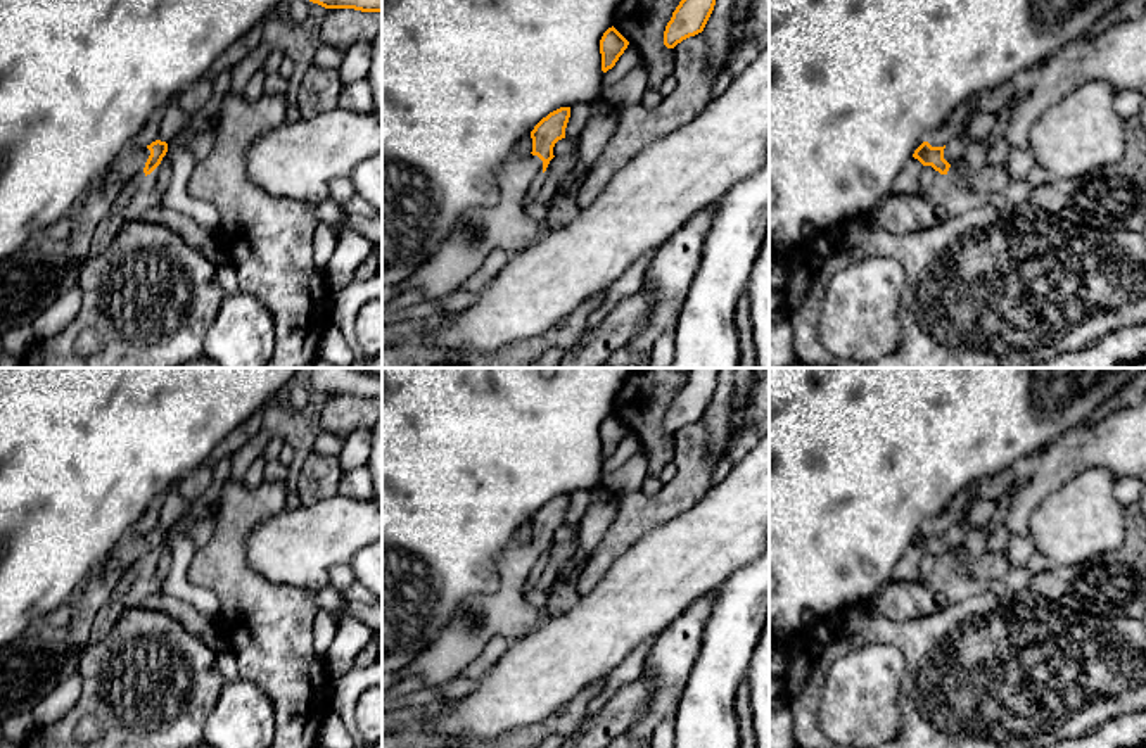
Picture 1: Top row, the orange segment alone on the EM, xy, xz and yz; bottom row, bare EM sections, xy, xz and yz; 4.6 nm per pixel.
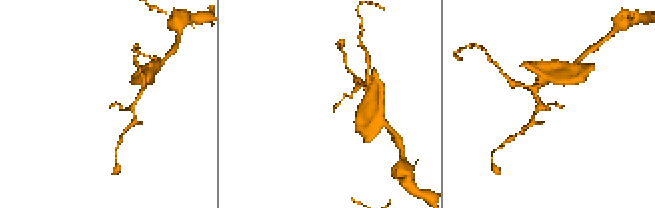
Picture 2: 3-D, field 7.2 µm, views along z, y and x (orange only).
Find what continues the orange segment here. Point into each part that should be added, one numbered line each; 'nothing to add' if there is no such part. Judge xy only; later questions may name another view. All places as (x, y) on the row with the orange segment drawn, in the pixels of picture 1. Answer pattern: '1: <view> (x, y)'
1: xy (97, 202)

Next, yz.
1: yz (958, 152)

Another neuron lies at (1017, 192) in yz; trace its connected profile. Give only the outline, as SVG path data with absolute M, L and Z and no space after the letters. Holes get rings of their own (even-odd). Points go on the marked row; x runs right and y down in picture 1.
M1009 181L1001 200L1008 206L1030 202L1032 190L1034 188L1025 181Z

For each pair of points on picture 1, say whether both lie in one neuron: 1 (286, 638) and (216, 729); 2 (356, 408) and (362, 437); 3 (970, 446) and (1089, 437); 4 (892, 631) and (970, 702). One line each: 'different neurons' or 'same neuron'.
1: different neurons
2: different neurons
3: different neurons
4: same neuron

